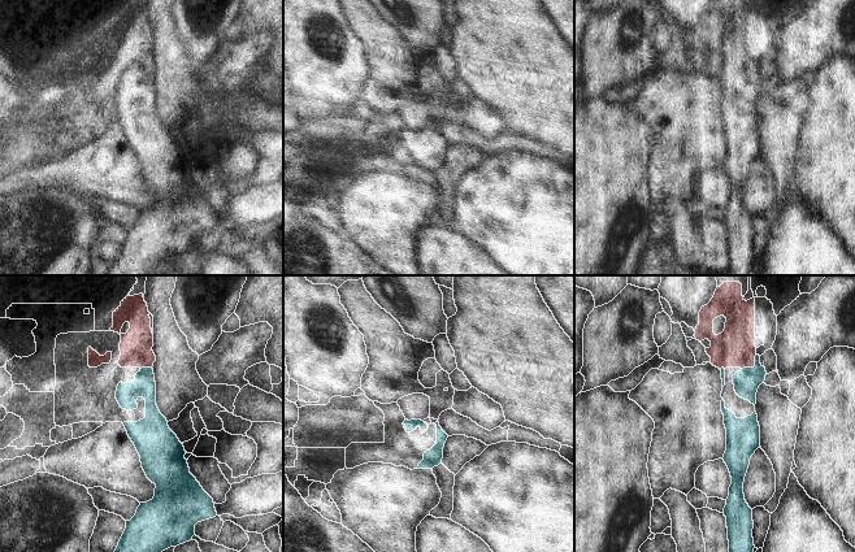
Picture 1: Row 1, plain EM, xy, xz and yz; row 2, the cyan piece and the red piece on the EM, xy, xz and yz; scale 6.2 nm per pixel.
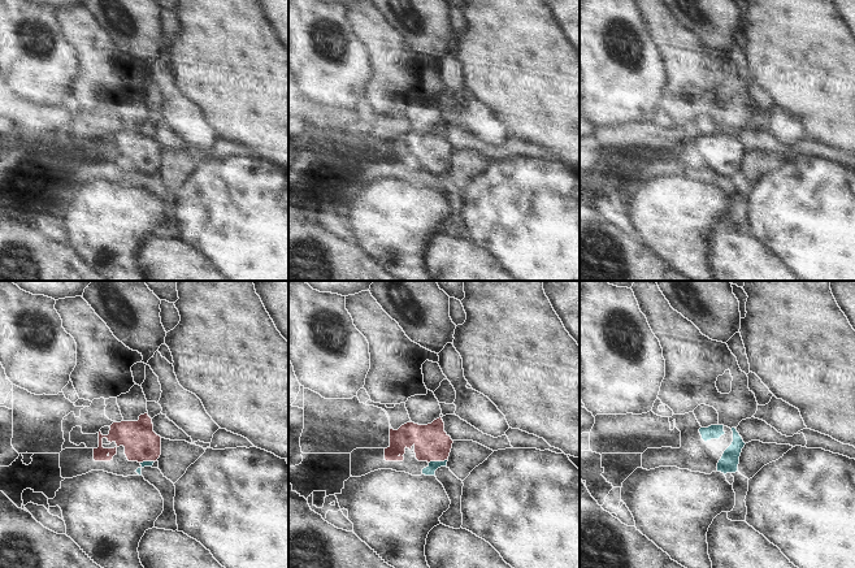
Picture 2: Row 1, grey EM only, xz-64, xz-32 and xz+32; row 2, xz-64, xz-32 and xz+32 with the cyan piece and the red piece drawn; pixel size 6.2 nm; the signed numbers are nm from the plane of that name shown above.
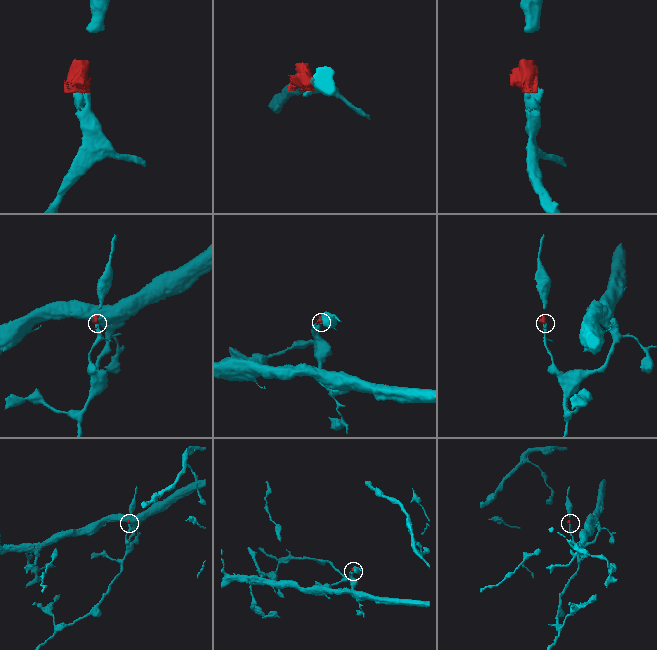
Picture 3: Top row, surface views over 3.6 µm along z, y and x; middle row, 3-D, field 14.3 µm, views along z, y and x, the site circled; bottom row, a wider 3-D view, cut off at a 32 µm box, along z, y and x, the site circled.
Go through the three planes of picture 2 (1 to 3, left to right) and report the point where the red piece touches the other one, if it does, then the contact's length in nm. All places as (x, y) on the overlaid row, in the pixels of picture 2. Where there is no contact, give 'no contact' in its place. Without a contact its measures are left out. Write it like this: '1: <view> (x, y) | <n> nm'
1: xz-64 (147, 462) | 90 nm
2: xz-32 (438, 462) | 120 nm
3: no contact

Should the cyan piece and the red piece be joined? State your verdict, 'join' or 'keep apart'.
join

